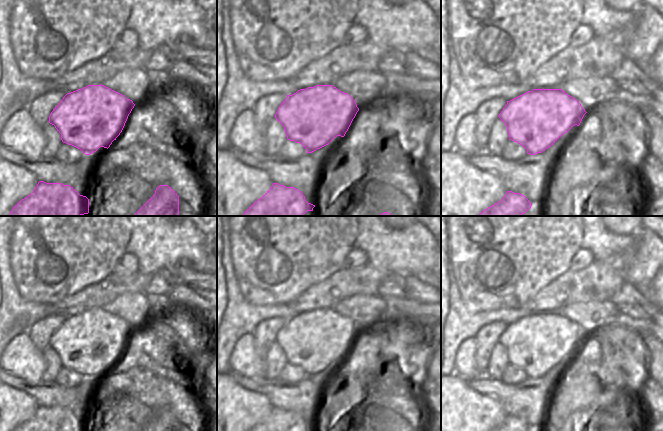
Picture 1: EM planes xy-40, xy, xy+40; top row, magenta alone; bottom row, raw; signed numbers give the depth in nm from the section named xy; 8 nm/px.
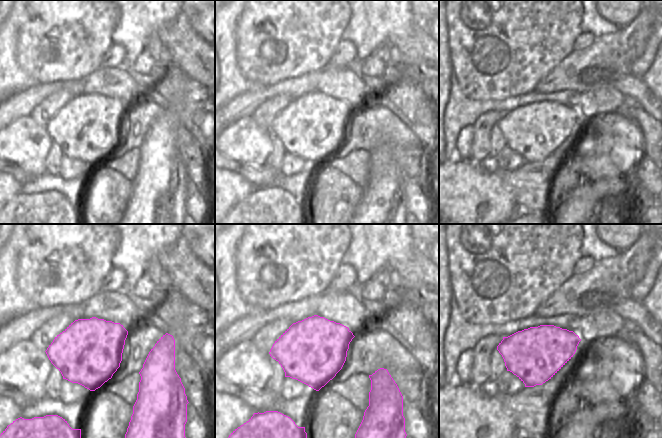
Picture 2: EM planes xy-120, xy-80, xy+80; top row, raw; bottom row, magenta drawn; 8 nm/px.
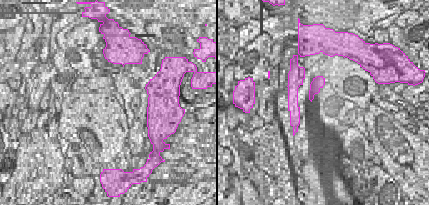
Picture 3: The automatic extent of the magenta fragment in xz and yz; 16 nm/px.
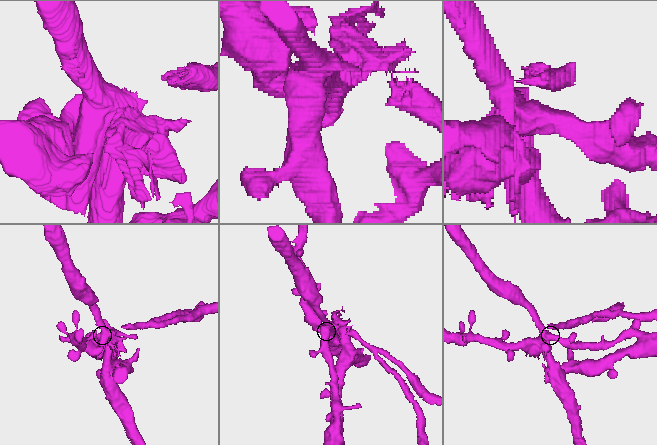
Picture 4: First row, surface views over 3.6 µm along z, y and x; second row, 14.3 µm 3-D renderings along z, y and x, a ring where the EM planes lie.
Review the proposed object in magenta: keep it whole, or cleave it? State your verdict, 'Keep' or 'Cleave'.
Cleave.

